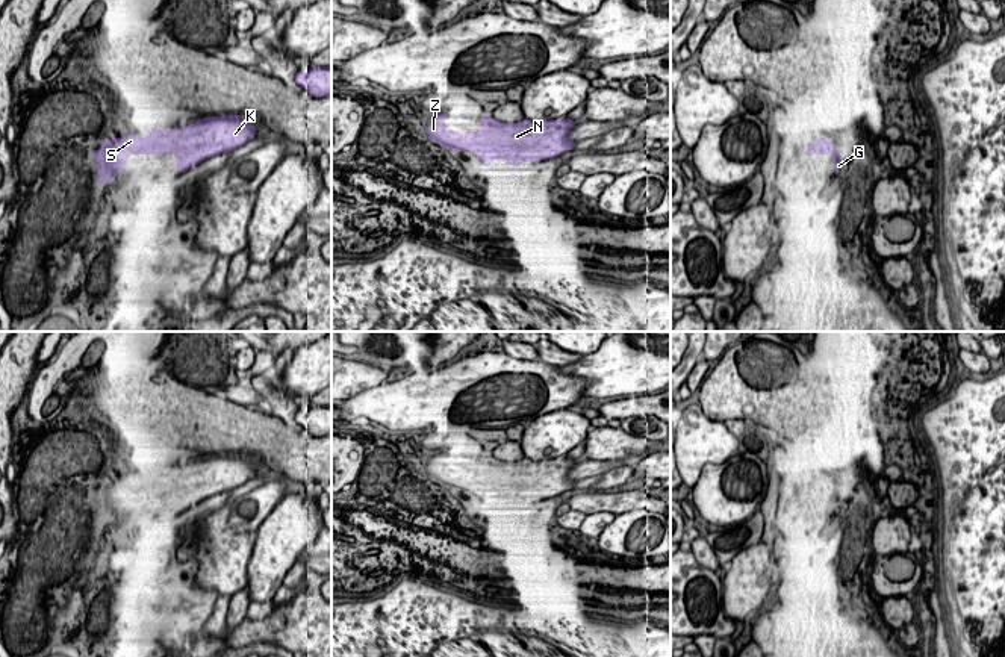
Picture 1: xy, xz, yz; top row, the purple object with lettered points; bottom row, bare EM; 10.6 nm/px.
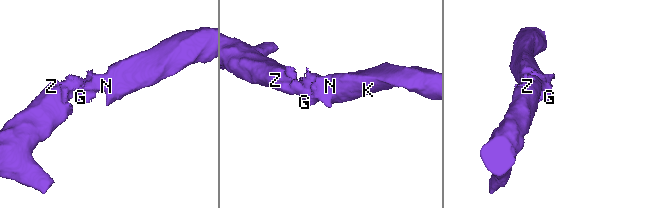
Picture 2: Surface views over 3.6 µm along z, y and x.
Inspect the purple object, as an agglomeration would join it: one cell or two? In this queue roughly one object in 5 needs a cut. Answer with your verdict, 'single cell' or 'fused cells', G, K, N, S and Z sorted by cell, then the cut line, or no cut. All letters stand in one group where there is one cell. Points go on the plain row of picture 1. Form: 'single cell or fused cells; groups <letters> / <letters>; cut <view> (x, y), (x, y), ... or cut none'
single cell; groups G K N S Z; cut none

